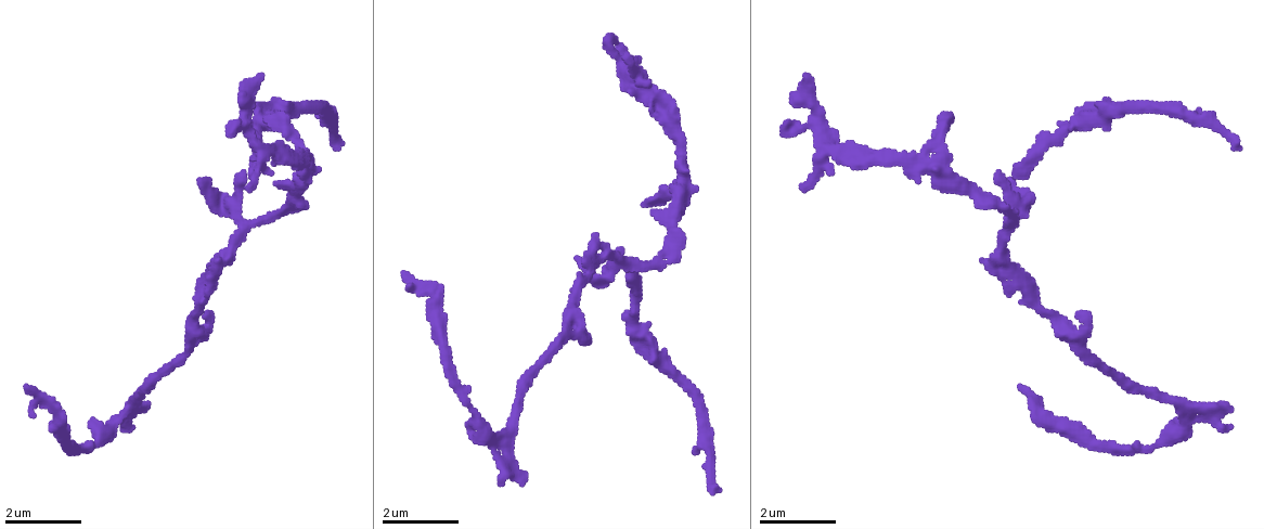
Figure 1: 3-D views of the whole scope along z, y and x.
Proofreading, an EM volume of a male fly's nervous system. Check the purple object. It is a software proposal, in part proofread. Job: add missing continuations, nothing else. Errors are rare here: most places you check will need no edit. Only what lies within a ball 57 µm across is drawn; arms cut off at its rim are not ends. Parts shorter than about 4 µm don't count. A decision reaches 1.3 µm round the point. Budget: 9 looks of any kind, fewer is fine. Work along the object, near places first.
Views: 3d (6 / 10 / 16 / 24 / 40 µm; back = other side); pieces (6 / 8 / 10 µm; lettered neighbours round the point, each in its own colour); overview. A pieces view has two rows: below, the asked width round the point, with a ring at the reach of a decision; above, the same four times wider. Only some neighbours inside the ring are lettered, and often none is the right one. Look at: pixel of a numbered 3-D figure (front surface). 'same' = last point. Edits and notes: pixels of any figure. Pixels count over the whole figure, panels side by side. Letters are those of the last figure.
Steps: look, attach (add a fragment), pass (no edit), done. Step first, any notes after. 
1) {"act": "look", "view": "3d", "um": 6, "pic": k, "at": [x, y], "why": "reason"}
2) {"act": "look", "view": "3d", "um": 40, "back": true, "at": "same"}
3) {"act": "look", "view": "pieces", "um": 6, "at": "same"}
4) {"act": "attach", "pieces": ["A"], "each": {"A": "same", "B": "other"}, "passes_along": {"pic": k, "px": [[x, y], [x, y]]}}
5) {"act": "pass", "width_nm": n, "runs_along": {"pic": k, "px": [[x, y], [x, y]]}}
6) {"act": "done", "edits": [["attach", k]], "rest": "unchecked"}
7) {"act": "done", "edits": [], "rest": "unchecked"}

{"act": "look", "view": "pieces", "um": 6, "pic": 1, "at": [1234, 141]}

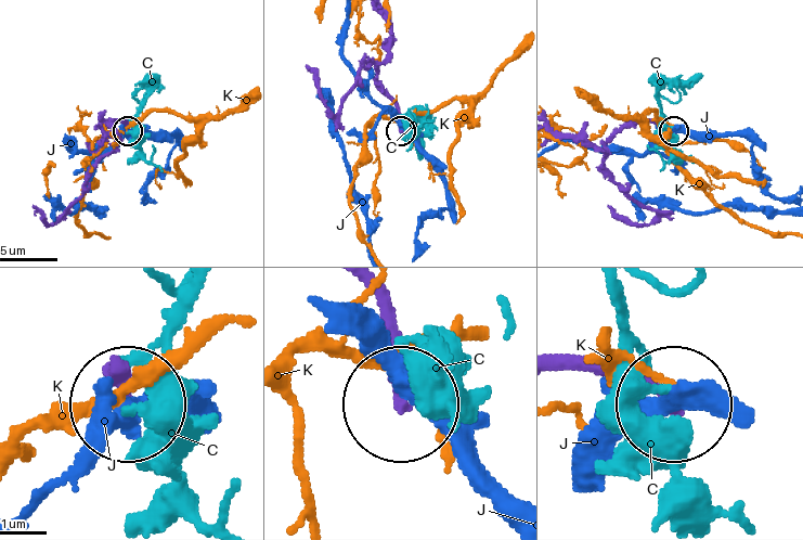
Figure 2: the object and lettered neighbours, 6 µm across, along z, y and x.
{"act": "pass", "width_nm": 200, "each": {"C": "other", "J": "other", "K": "other"}, "found": "no lettered fragment goes on from it"}

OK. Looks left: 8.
{"act": "look", "view": "3d", "um": 10, "pic": 1, "at": [1023, 388], "why": "branch stops here"}

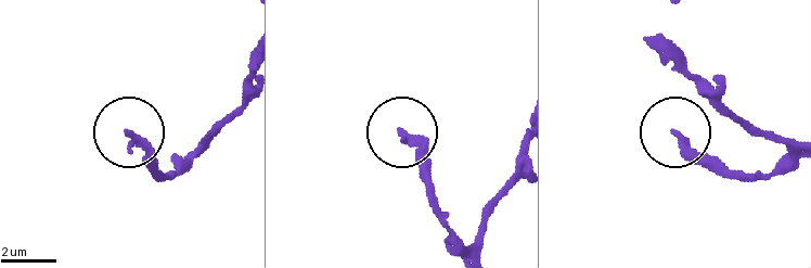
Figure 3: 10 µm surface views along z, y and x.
{"act": "look", "view": "pieces", "um": 8, "at": "same"}

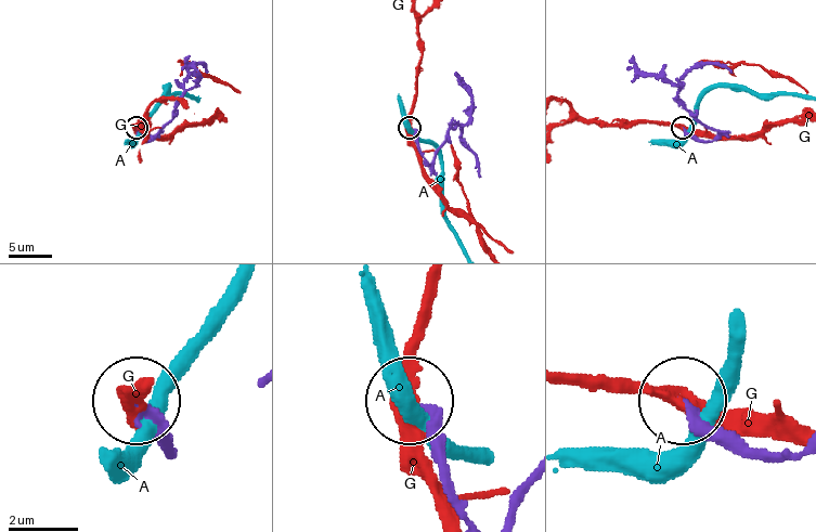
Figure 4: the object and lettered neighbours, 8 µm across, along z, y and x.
{"act": "pass", "width_nm": 230, "each": {"A": "other", "G": "other"}, "runs_along": {"pic": 4, "px": [[798, 452], [736, 449], [687, 405]]}, "found": "none of them fits"}

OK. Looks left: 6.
{"act": "look", "view": "pieces", "um": 10, "pic": 1, "at": [1226, 427], "why": "free end"}

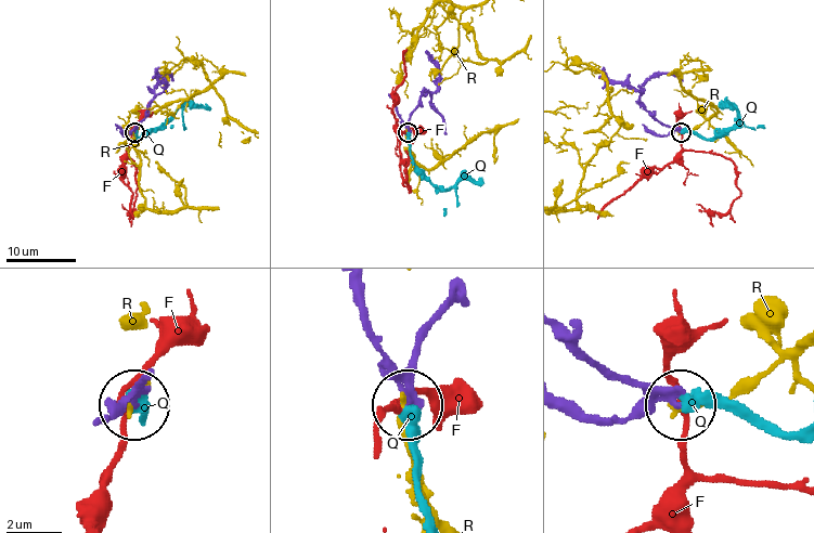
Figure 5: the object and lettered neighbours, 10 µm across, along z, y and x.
{"act": "pass", "width_nm": 310, "each": {"F": "other", "Q": "other", "R": "other"}, "runs_along": {"pic": 5, "px": [[568, 336], [603, 366], [659, 387], [677, 403]]}, "found": "no lettered fragment goes on from it"}

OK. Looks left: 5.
{"act": "look", "view": "pieces", "um": 8, "pic": 1, "at": [809, 79], "why": "branch stops here"}

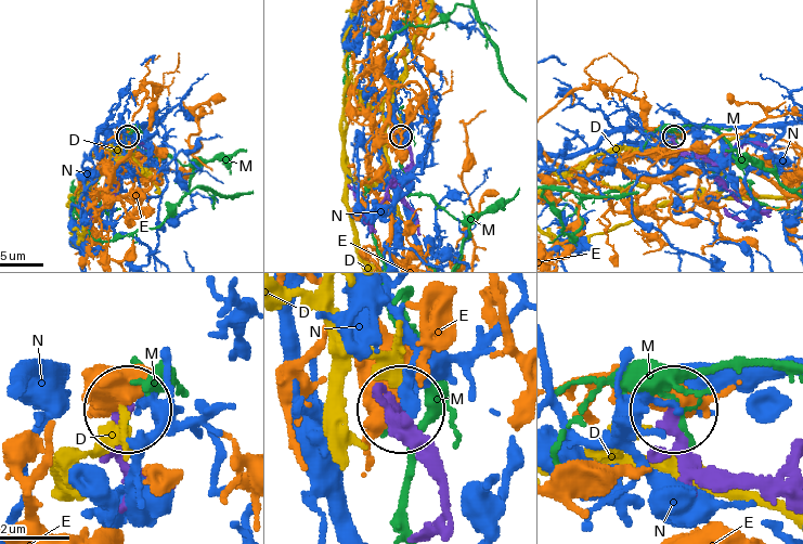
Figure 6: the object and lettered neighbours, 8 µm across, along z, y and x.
{"act": "pass", "each": {"D": "other", "E": "other", "M": "other", "N": "other"}, "found": "no lettered fragment goes on from it"}

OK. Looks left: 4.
{"act": "done", "edits": [], "rest": "unchecked"}

